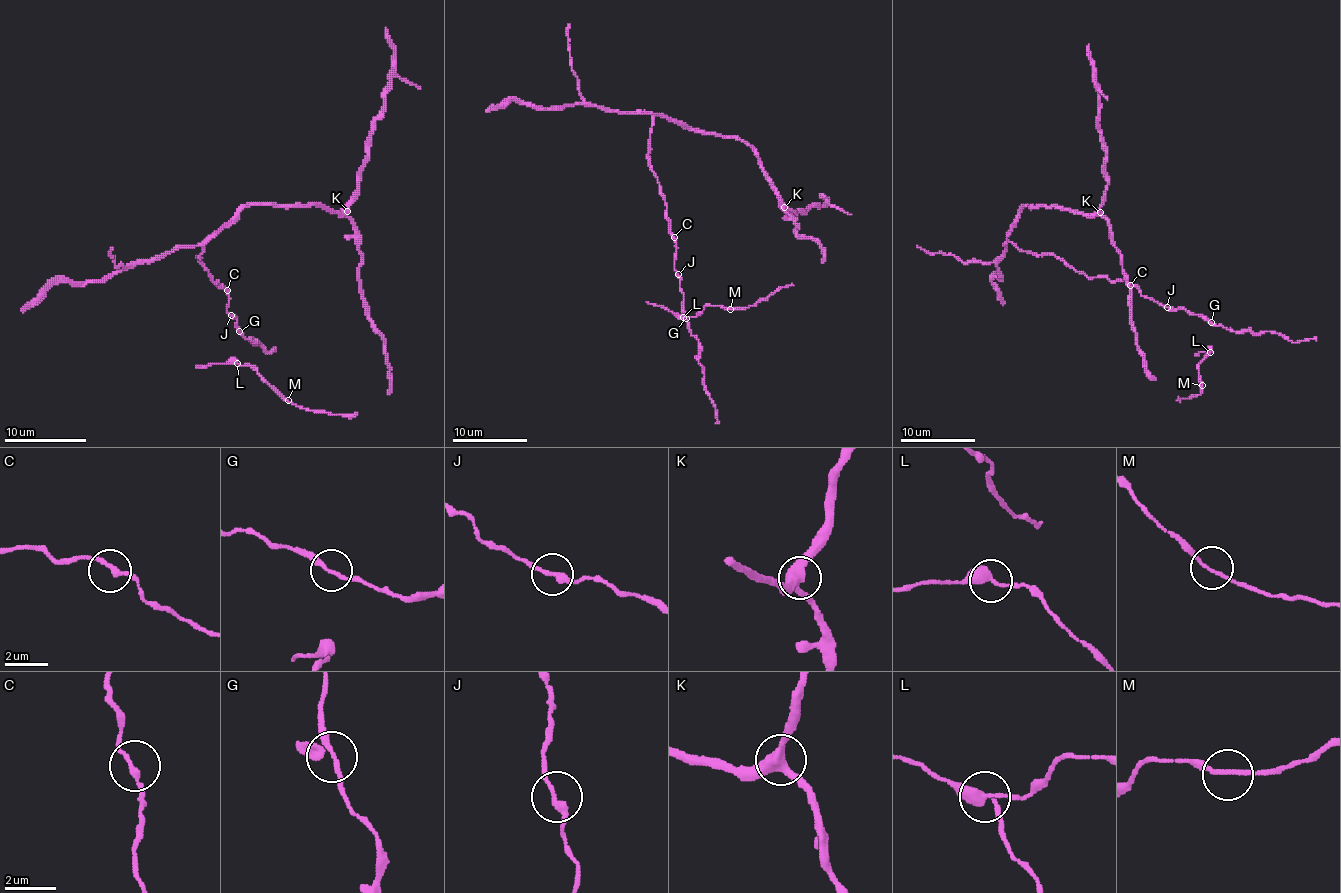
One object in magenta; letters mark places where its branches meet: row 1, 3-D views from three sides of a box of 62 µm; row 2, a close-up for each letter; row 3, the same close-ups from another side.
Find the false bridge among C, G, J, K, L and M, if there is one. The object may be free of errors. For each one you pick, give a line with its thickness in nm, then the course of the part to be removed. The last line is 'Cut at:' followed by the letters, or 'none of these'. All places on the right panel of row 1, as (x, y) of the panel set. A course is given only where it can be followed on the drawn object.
Cut at: none of these

